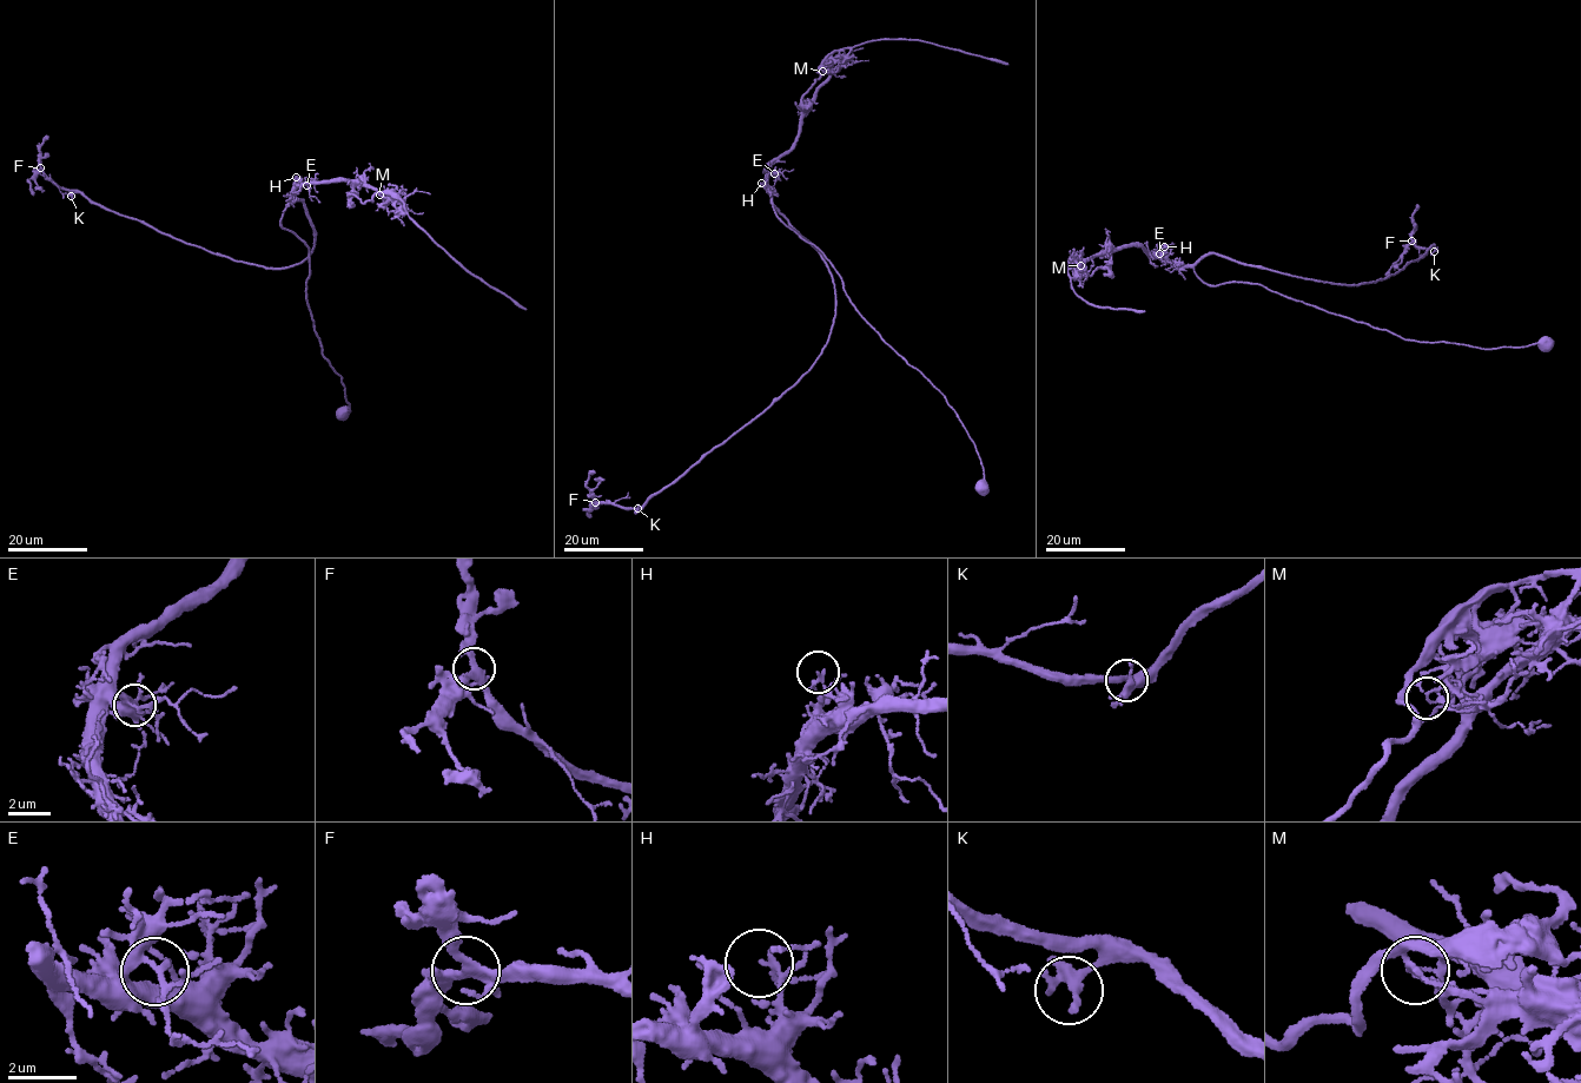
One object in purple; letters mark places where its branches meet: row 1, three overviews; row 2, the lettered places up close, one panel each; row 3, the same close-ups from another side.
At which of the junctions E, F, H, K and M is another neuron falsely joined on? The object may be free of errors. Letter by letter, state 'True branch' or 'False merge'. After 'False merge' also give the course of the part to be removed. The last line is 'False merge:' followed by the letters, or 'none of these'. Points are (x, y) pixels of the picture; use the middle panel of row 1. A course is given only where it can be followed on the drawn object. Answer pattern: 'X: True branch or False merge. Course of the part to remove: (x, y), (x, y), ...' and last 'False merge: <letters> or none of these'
E: True branch
F: True branch
H: True branch
K: True branch
M: False merge. Course of the part to remove: (822, 71), (839, 55), (861, 44), (899, 39), (917, 39), (1009, 64)
False merge: M

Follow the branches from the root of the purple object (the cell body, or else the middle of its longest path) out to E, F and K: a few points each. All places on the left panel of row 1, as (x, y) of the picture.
E: (343, 411), (350, 410), (345, 387), (324, 358), (306, 302), (309, 249), (280, 223), (295, 190), (306, 185)
F: (343, 411), (306, 302), (309, 249), (280, 223), (303, 202), (312, 251), (270, 269), (112, 211), (40, 167)
K: (343, 411), (345, 387), (306, 302), (309, 249), (280, 223), (303, 202), (313, 249), (277, 269), (71, 196)

